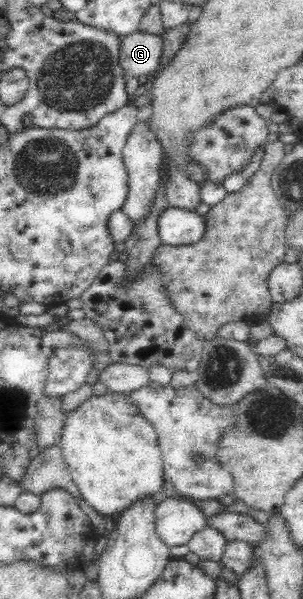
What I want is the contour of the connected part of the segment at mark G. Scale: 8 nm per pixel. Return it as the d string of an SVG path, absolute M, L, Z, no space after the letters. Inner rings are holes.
M140 31L125 35L120 41L120 67L126 77L150 77L161 67L162 38Z

